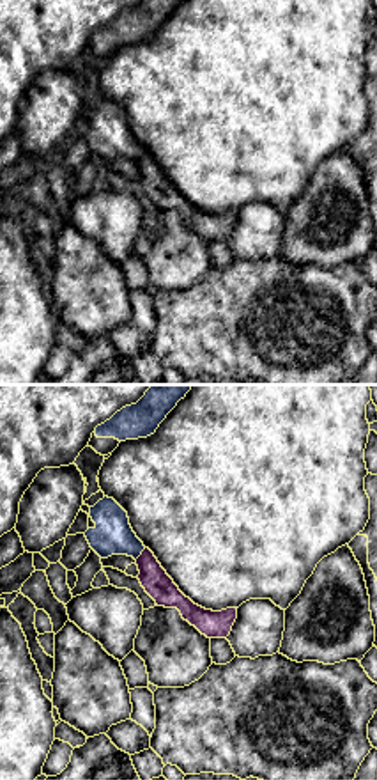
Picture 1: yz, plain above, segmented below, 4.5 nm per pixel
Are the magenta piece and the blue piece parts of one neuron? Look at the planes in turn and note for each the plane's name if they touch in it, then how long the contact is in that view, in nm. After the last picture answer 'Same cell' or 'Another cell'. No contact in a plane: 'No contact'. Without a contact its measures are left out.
Touches magenta in yz. Shared border 80 nm

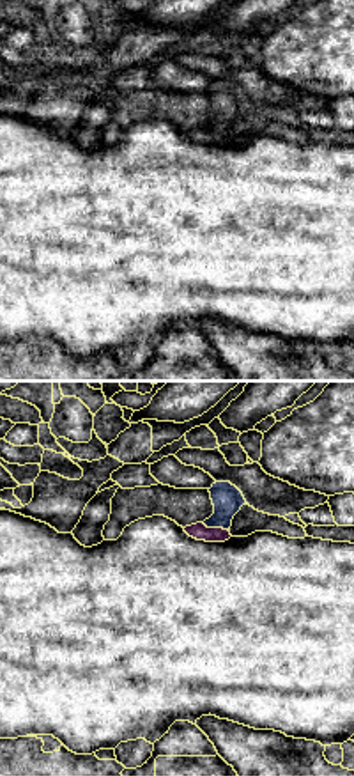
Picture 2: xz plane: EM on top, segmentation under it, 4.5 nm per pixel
Touches magenta in xz. Shared border 130 nm

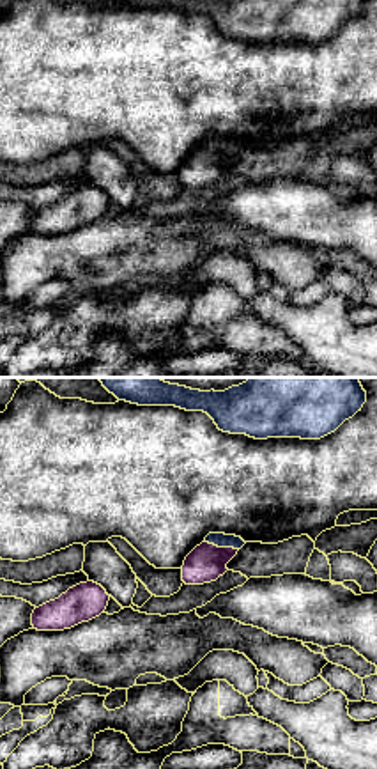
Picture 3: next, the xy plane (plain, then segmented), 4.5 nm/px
Touches magenta in xy. Shared border 160 nm

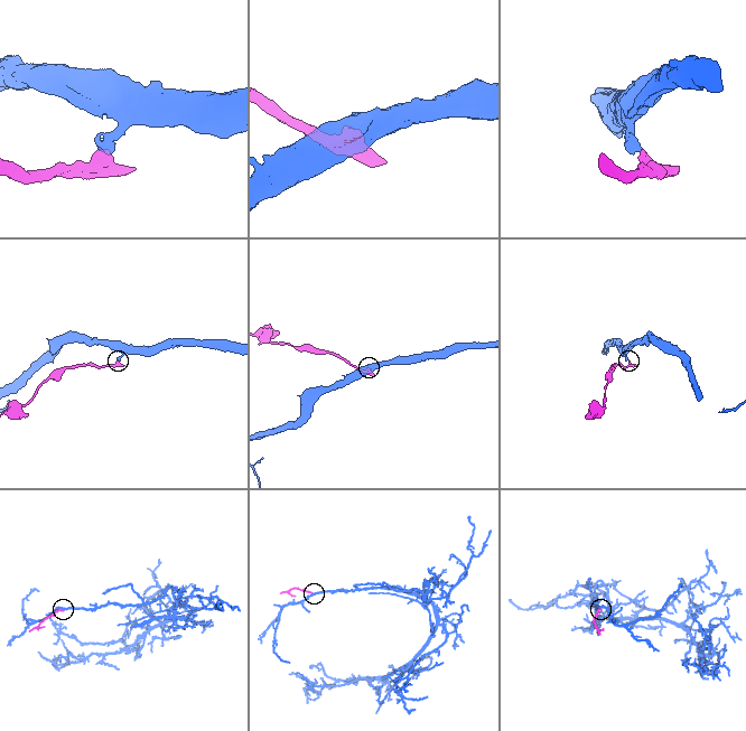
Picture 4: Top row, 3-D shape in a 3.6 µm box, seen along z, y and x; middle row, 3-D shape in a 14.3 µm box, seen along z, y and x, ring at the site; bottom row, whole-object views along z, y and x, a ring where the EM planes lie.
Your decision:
Another cell

